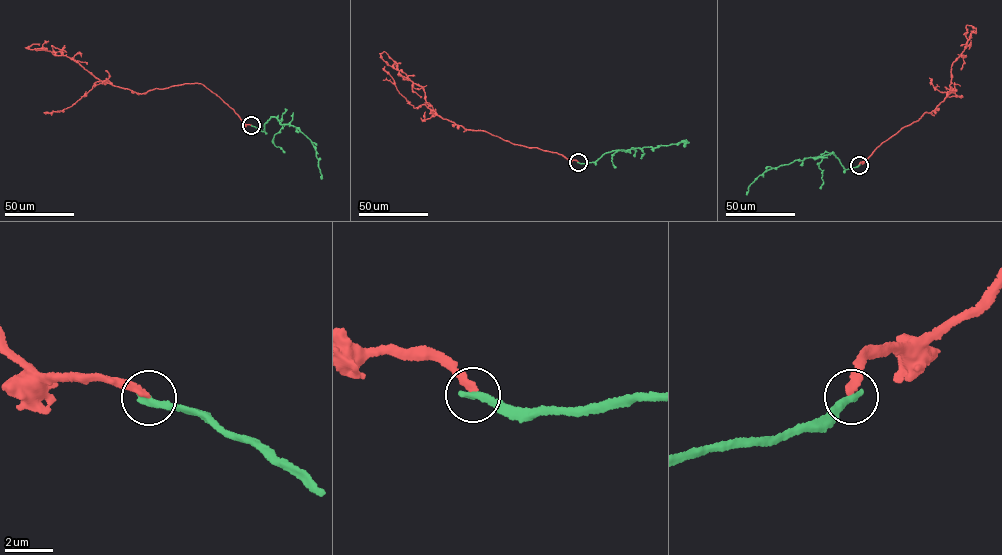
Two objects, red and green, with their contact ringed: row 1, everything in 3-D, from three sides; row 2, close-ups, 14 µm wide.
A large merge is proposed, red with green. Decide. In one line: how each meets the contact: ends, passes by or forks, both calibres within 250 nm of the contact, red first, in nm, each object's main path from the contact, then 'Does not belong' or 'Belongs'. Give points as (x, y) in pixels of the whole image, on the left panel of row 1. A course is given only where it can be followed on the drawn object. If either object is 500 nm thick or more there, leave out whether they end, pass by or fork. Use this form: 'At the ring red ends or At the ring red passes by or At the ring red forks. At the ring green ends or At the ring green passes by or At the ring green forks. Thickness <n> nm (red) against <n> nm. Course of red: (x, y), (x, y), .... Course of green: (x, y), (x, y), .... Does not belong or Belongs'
At the ring red ends. At the ring green ends. Thickness 280 nm (red) against 360 nm. Course of red: (251, 125), (243, 123), (233, 109), (199, 83), (140, 94), (102, 81), (64, 55), (26, 47), (39, 43). Course of green: (251, 125), (263, 131), (264, 124), (271, 117), (277, 118), (280, 124), (299, 128), (315, 147), (320, 179). Does not belong

